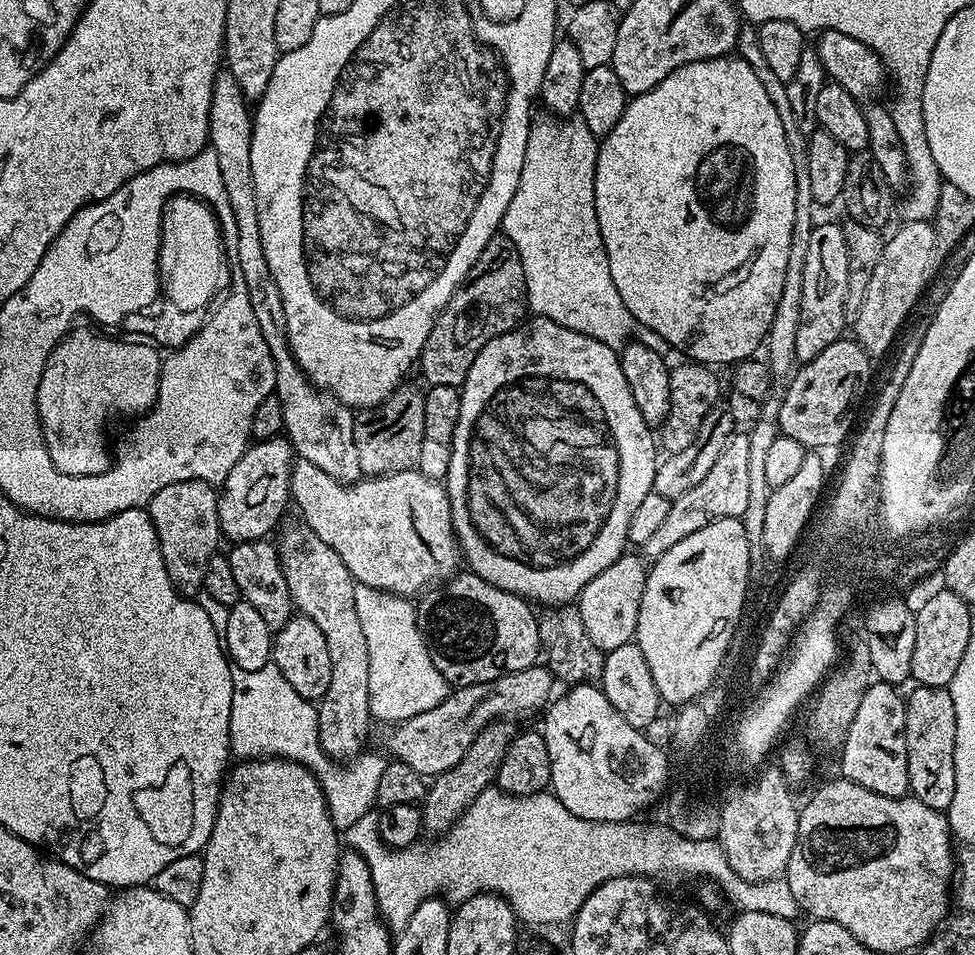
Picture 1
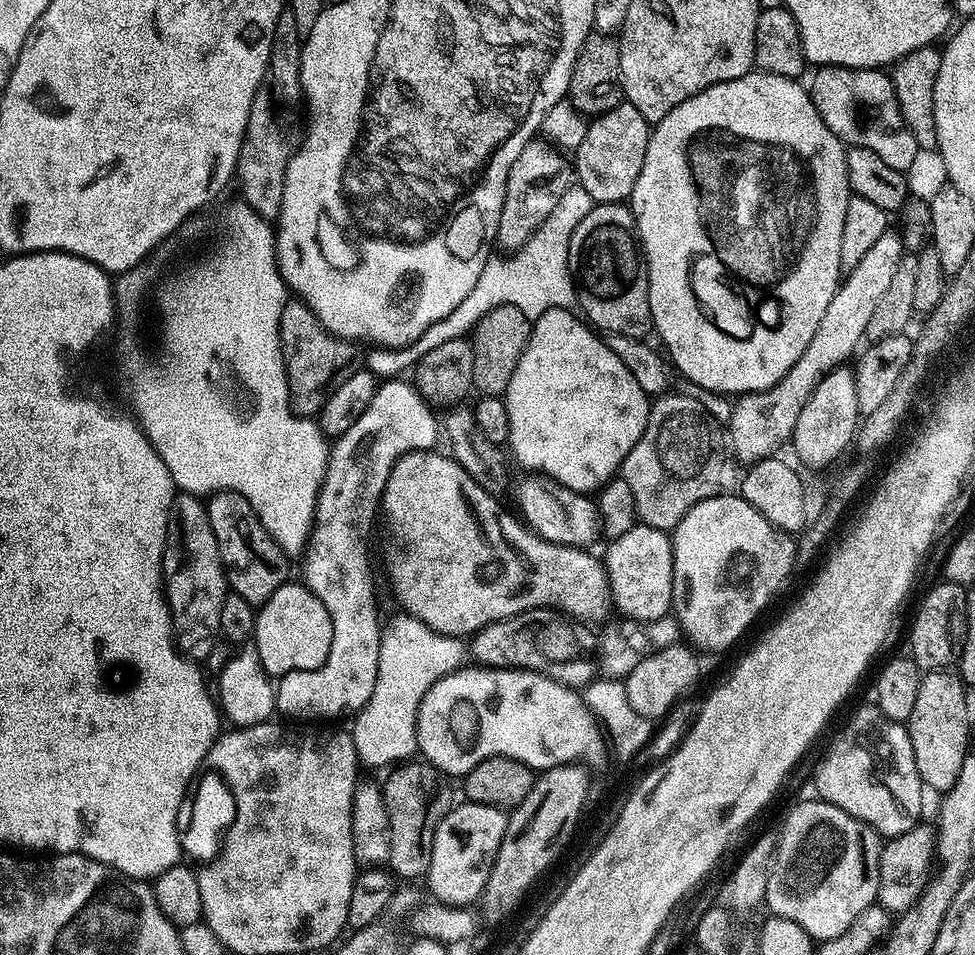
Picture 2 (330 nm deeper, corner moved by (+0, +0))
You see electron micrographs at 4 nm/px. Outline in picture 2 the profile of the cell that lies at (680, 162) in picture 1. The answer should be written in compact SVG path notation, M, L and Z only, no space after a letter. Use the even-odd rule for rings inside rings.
M753 70L747 72L742 78L734 78L730 82L722 82L721 84L711 84L706 90L686 98L686 102L674 106L674 110L670 110L670 114L666 114L666 118L658 121L651 129L648 138L646 162L642 162L642 174L638 174L638 182L634 182L634 190L630 197L630 207L632 215L636 217L636 232L638 233L638 243L642 249L644 263L648 265L648 297L650 298L652 326L655 335L660 335L661 342L668 347L669 353L667 352L667 355L670 357L675 371L679 375L681 372L685 376L685 381L692 381L698 386L705 387L706 390L721 394L730 394L728 392L736 392L735 394L761 392L777 384L786 374L786 370L790 370L790 366L794 366L794 362L798 362L798 358L802 356L803 351L810 345L811 339L817 334L822 316L826 314L826 308L830 304L830 300L834 298L836 289L842 283L840 270L842 226L846 226L846 206L848 205L849 195L850 189L848 187L848 175L846 174L846 145L844 141L839 140L830 130L830 126L826 126L826 122L822 122L822 118L812 101L809 89L805 85L803 88L800 82L796 80L787 80L784 76L775 76L769 72Z

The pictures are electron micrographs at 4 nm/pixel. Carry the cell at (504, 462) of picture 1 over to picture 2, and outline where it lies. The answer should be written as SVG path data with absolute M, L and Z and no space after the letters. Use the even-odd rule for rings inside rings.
M566 308L546 310L540 316L535 317L532 332L528 336L528 345L525 346L522 358L518 362L518 366L508 383L508 389L505 390L502 397L506 406L506 414L510 418L510 434L508 435L507 447L512 448L517 462L522 467L529 468L527 470L529 473L546 476L548 479L556 481L557 484L566 486L570 490L581 494L595 493L619 473L620 465L623 464L626 454L630 454L630 450L634 450L638 438L642 438L642 434L646 430L648 409L650 407L650 398L642 390L642 386L638 386L634 374L630 374L630 370L626 370L626 366L622 366L622 358L618 358L618 354L614 354L612 347L603 339L599 340L599 338L601 339L575 311Z

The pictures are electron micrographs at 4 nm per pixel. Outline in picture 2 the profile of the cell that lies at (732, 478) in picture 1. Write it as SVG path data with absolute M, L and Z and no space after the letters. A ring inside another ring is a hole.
M892 230L884 232L883 236L878 238L874 245L870 246L870 250L866 252L865 257L858 266L843 279L840 287L836 289L834 298L830 300L830 304L826 308L826 314L822 316L819 323L819 330L814 338L811 339L810 345L803 351L798 358L798 362L794 362L794 366L790 366L790 370L786 370L786 374L774 386L770 386L761 392L746 392L739 397L740 400L731 405L732 415L726 421L726 436L730 441L730 448L736 452L740 452L740 460L744 466L756 464L759 460L766 460L777 455L776 452L780 447L787 445L792 438L792 431L798 422L798 414L802 414L802 406L806 406L806 402L810 402L810 398L814 394L814 390L818 386L818 382L822 382L822 378L833 368L841 367L846 359L859 344L860 340L865 339L866 325L870 322L870 317L874 314L874 309L878 306L879 299L886 294L887 287L890 286L891 277L898 268L898 262L904 255L899 235Z

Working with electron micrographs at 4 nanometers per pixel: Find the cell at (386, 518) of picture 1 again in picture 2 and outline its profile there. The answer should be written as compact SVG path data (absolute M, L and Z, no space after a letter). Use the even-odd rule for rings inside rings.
M429 450L427 452L407 452L403 458L398 460L392 468L390 478L384 487L382 497L382 524L388 531L388 536L396 544L388 544L384 548L384 560L388 563L388 580L392 583L392 592L396 600L401 604L407 615L421 620L430 630L441 632L447 636L458 636L461 638L471 637L473 634L499 620L508 620L519 612L529 612L531 608L550 608L565 617L577 616L580 620L603 621L610 612L610 593L608 590L608 574L604 571L604 565L599 559L591 556L591 551L582 548L571 548L565 544L555 544L549 540L542 540L531 528L525 526L515 515L508 516L504 520L504 512L500 509L501 501L491 496L462 466L458 461L453 460L451 455L440 453L440 450Z

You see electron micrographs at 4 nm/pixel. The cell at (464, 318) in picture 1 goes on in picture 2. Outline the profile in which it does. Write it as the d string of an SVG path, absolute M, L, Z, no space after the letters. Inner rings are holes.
M500 304L490 310L476 323L470 333L470 343L473 350L472 387L480 396L503 397L508 389L510 378L522 358L528 336L532 332L533 321L518 306Z

